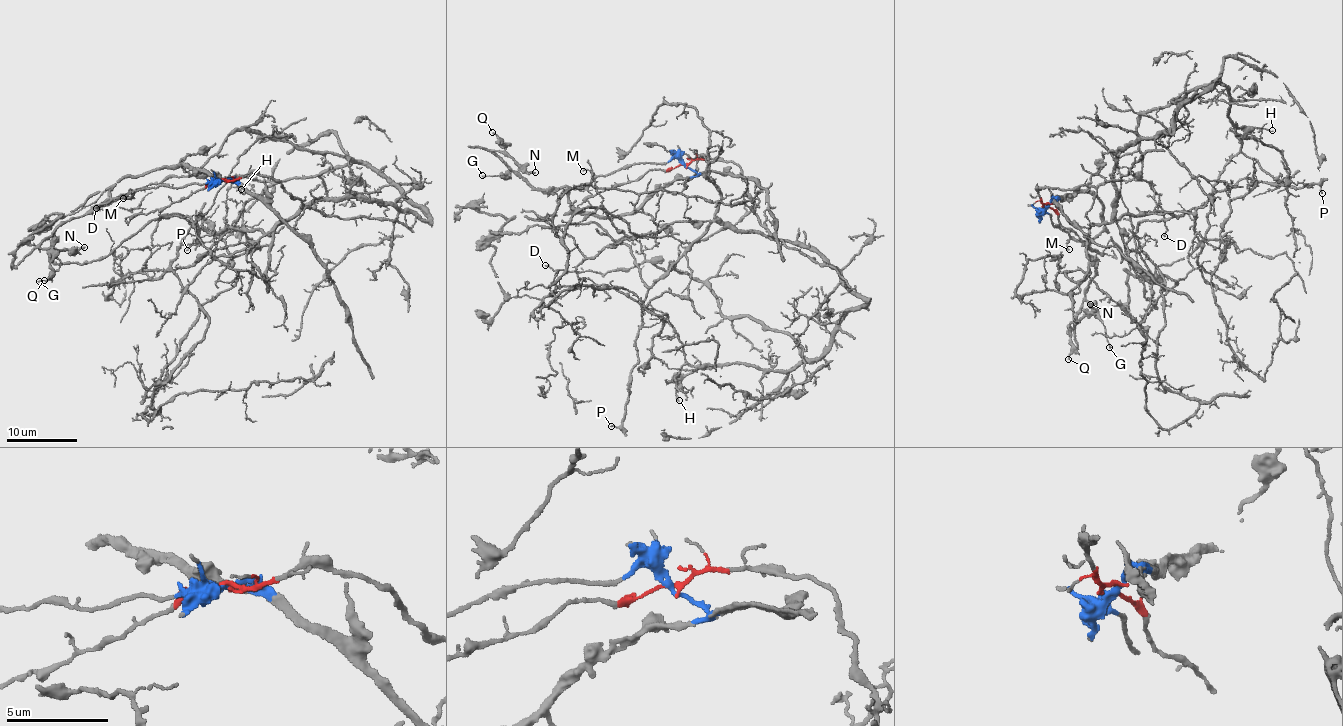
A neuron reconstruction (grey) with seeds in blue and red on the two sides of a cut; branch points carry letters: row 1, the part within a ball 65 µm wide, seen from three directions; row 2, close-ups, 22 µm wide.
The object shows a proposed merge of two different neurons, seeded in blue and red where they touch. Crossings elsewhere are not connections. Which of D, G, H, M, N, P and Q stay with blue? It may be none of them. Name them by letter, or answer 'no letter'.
G, M, N, Q

